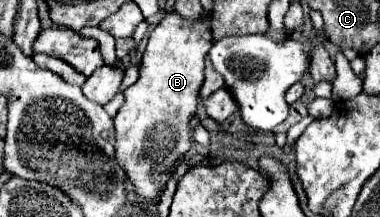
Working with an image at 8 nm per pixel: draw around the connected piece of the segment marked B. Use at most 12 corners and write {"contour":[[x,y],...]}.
{"contour":[[164,18],[114,116],[116,160],[158,200],[190,150],[206,24]]}

